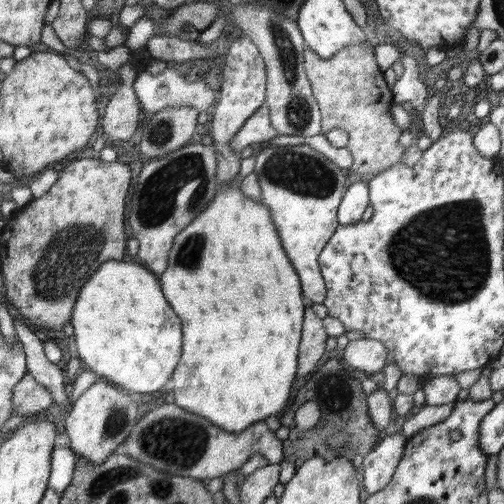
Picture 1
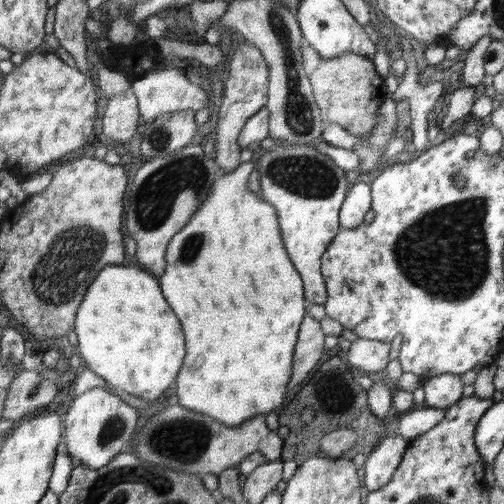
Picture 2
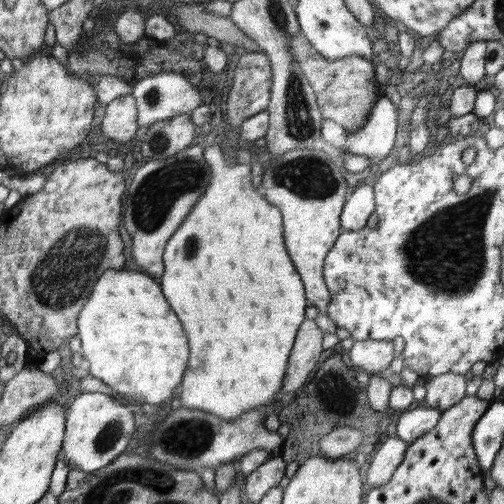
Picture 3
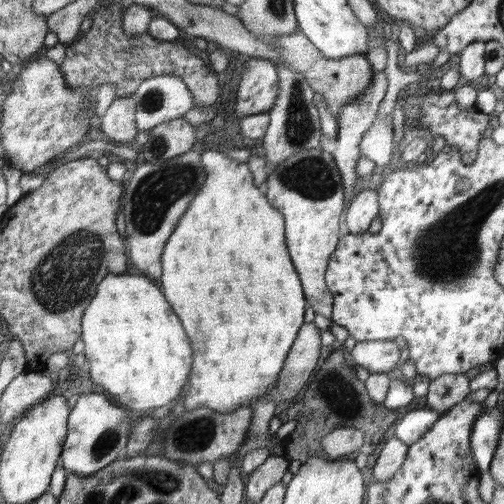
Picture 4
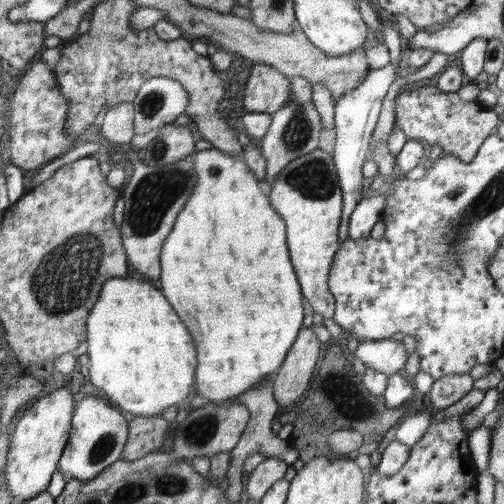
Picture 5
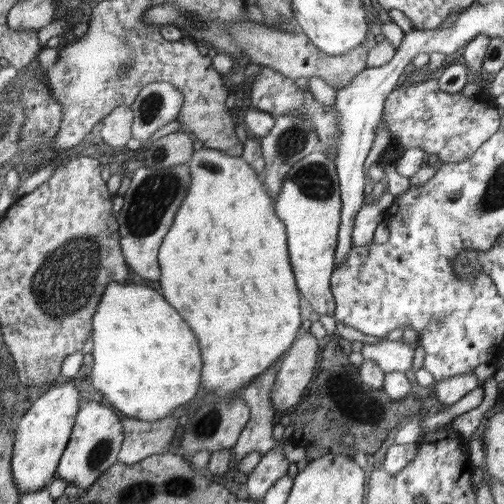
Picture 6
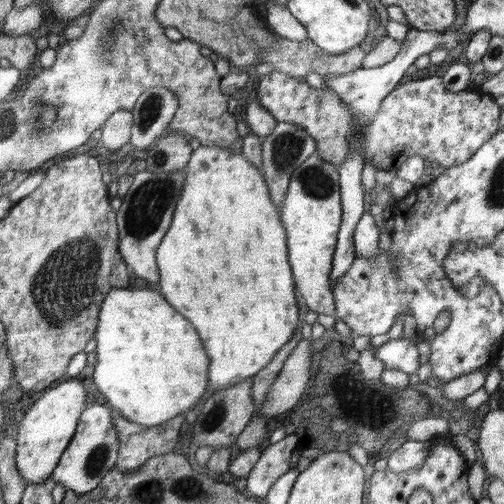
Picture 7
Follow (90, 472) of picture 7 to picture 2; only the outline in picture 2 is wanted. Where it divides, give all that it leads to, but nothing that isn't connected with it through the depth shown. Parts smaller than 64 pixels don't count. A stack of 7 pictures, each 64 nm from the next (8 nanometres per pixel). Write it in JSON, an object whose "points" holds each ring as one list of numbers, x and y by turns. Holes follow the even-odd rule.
{"points":[[93,388,79,394,75,402,71,402,63,420,63,434,65,434,65,452,71,456,75,464,83,464,91,470,97,470,129,448,141,412,127,406,125,400,127,398,121,396,119,392,109,394,101,388]]}

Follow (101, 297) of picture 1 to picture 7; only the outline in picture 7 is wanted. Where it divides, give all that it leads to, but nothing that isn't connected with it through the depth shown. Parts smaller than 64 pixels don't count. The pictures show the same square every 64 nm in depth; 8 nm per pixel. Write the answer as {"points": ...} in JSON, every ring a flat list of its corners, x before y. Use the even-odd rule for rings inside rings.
{"points":[[113,288,105,296,99,316,97,316,97,330,95,330,95,366,93,366,93,382,103,394,105,402,111,410,117,410,129,422,141,426,159,426,175,416,183,416,193,404,199,402,203,396,207,382,209,382,209,356,205,354,197,332,191,324,181,318,167,300,153,290,147,288]]}

